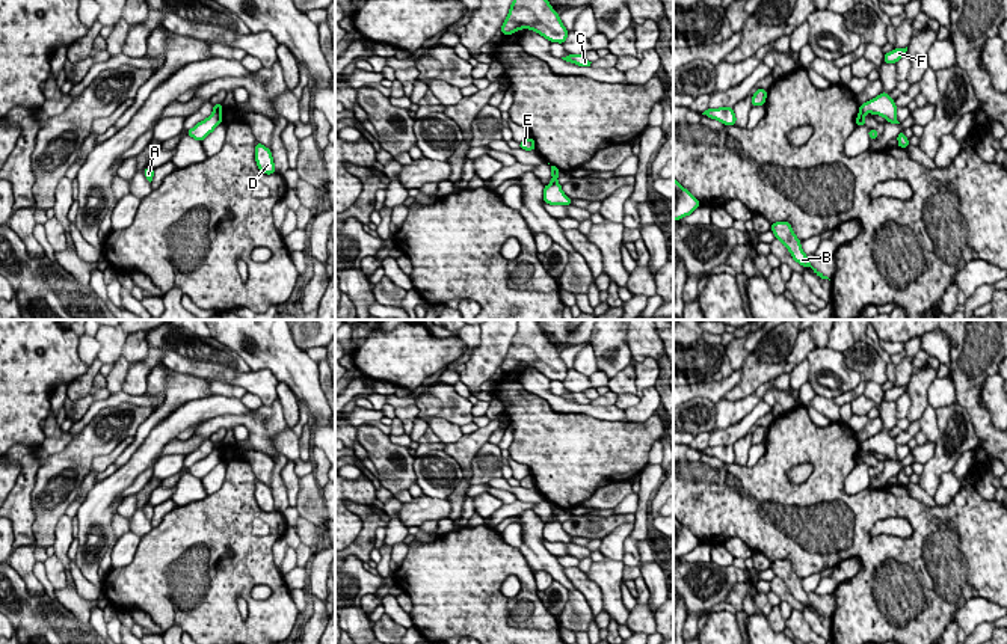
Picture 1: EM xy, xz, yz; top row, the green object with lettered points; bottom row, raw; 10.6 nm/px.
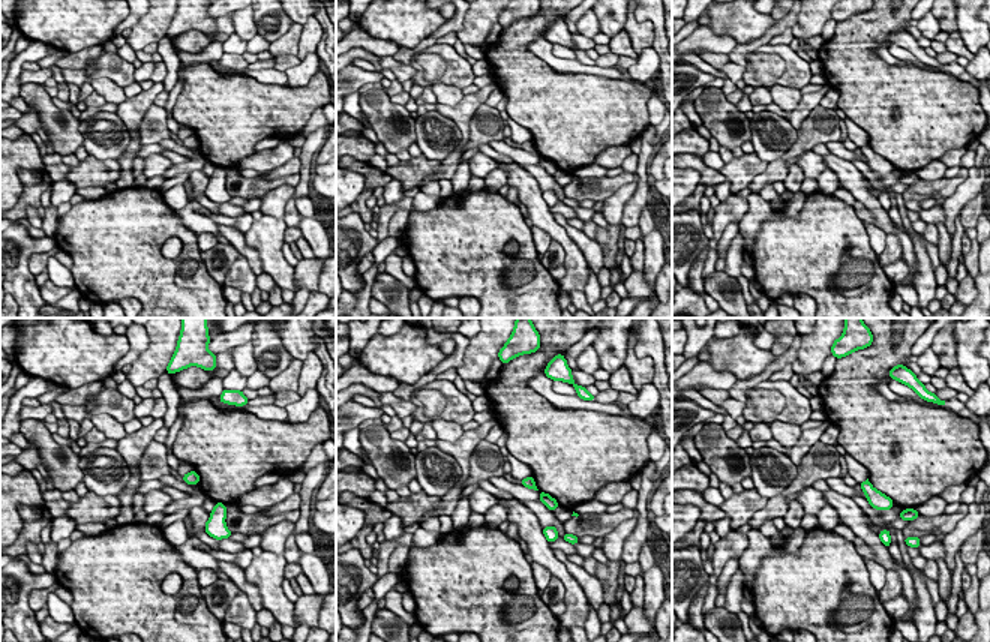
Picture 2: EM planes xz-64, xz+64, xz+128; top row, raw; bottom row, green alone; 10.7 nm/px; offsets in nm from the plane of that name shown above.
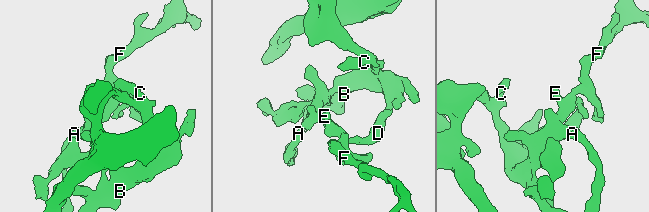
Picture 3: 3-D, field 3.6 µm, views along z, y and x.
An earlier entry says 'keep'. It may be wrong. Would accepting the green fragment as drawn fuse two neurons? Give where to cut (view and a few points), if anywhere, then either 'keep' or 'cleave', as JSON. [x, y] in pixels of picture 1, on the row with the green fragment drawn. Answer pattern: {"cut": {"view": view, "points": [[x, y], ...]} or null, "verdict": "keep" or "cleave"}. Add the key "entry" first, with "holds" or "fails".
{"entry": "fails", "cut": {"view": "xz", "points": [[557, 169], [551, 172]]}, "verdict": "cleave"}

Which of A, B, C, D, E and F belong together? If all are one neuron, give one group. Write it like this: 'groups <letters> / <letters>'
groups A B C D E / F

